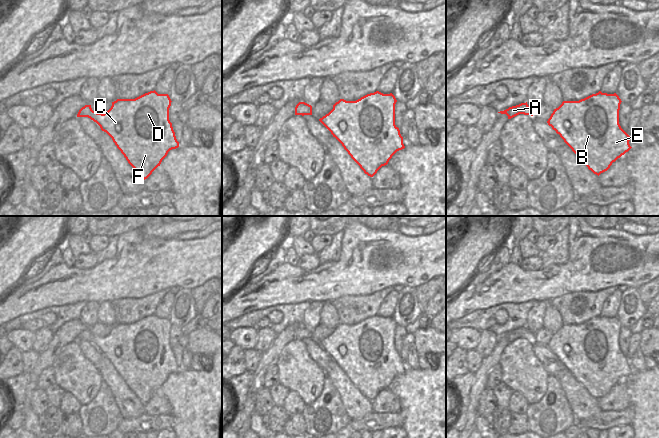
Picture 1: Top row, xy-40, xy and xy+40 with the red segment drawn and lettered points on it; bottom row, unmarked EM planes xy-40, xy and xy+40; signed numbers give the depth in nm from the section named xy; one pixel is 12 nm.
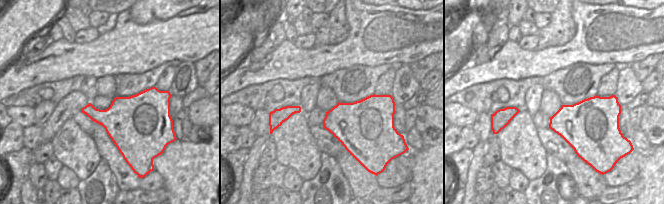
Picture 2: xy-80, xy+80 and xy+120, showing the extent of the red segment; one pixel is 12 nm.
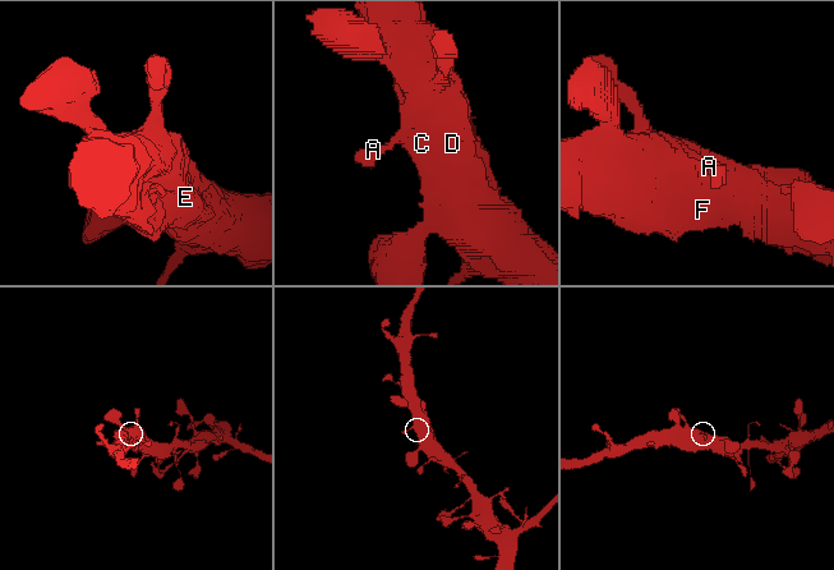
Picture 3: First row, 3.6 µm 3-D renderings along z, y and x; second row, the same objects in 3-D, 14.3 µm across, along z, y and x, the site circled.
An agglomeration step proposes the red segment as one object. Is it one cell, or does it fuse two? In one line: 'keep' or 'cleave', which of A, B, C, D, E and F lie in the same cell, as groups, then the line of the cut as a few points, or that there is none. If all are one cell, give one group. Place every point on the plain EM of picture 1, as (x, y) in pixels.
keep | A B C D E F | no cut

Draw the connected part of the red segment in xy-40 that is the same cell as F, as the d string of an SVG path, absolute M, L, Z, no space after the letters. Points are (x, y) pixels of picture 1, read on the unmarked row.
M154 314L135 323L117 323L104 338L93 335L91 329L85 329L79 334L77 341L88 341L96 346L101 354L112 362L128 387L145 404L160 390L170 374L179 371L169 344L171 326L168 318L158 318Z

